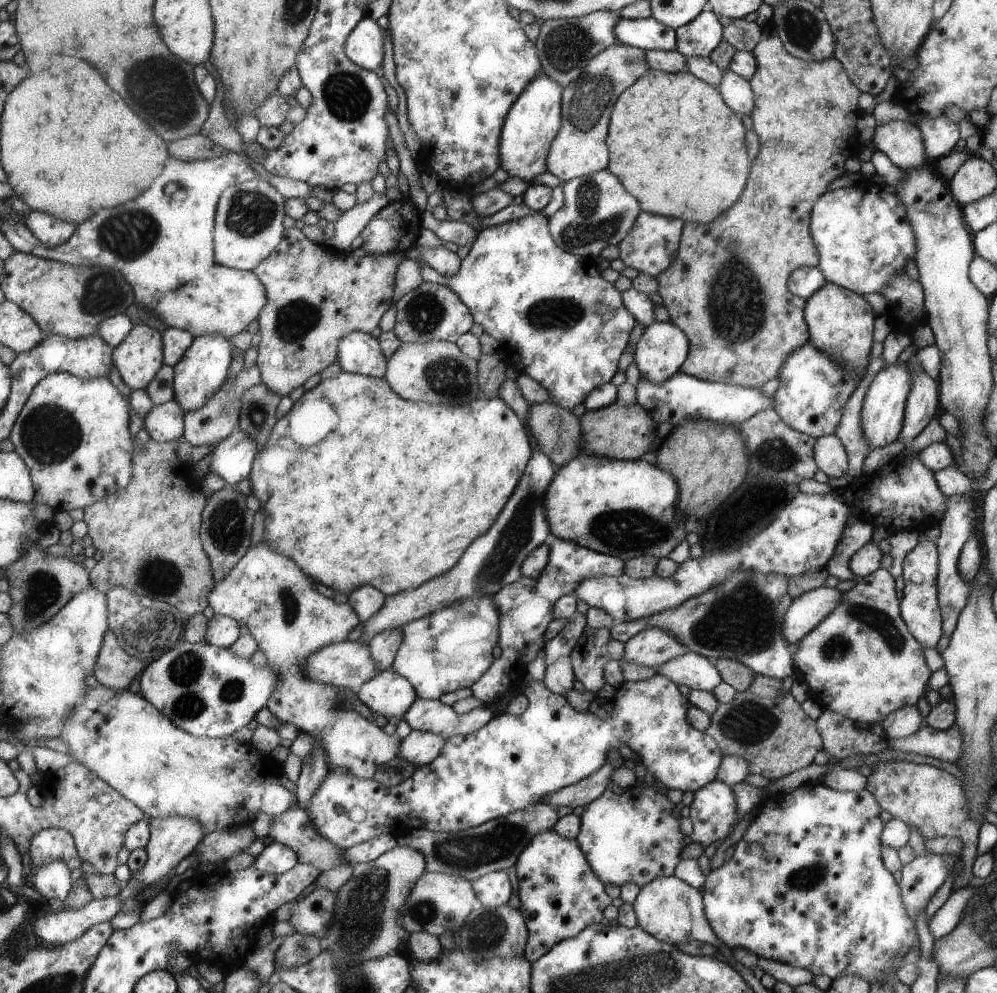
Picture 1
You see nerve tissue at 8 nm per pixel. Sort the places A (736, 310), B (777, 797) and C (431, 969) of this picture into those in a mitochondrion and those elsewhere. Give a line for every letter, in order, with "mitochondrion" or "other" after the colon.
A: mitochondrion
B: other
C: other

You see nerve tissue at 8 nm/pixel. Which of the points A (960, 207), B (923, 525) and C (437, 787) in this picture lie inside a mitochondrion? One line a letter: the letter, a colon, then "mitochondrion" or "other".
A: other
B: other
C: other

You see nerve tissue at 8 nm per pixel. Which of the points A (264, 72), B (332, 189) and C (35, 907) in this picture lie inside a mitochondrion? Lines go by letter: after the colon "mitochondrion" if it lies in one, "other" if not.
A: other
B: other
C: other

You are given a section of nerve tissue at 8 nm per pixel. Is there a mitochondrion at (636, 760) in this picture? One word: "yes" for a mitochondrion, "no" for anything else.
no

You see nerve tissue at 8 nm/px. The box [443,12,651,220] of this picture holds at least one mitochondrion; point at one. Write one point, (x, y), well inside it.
(565, 45)

